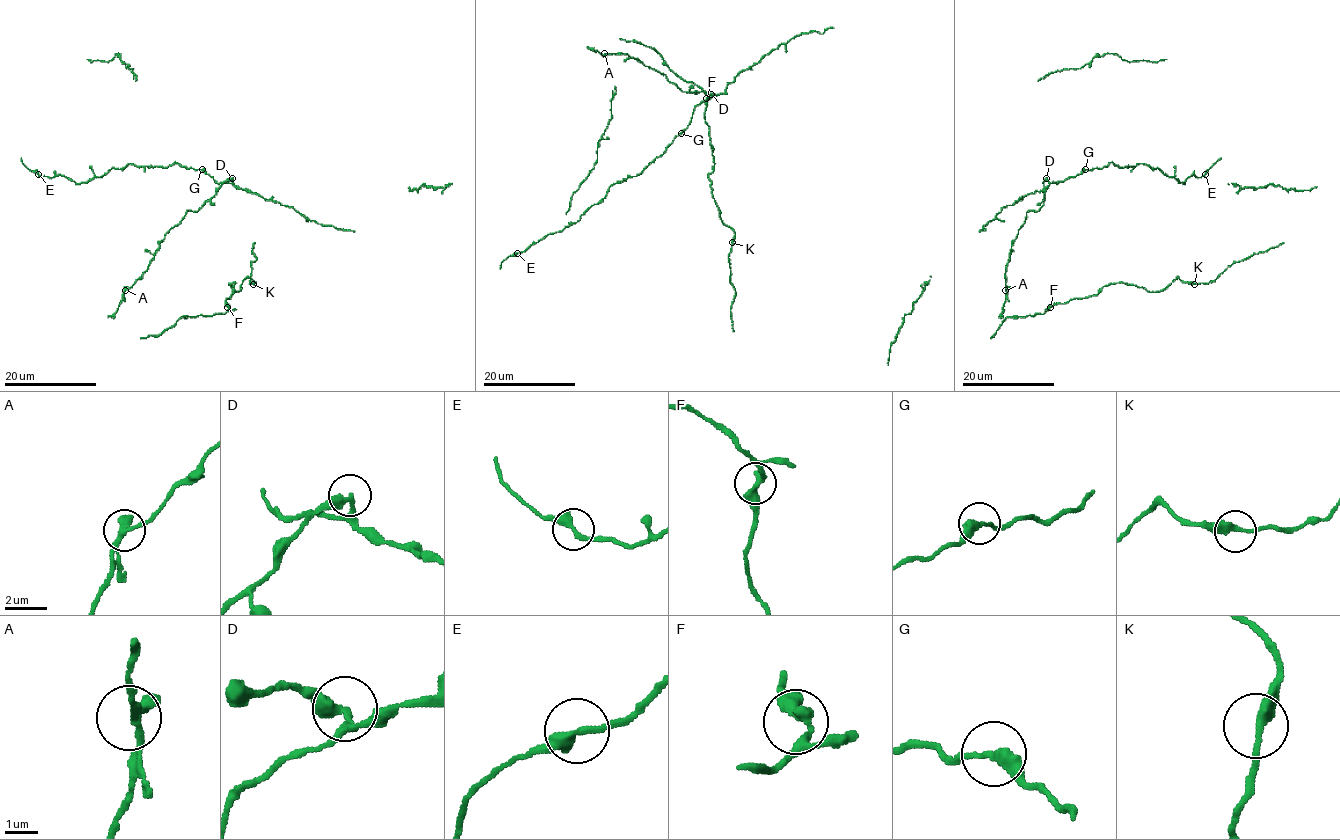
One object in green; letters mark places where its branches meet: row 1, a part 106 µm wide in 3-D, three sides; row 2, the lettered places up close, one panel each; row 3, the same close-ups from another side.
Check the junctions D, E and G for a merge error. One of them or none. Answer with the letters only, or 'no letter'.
D

